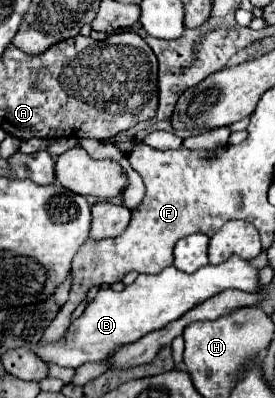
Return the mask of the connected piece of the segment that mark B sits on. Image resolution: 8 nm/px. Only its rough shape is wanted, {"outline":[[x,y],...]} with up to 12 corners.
{"outline":[[243,257],[99,289],[43,361],[77,369],[225,289],[259,291]]}

